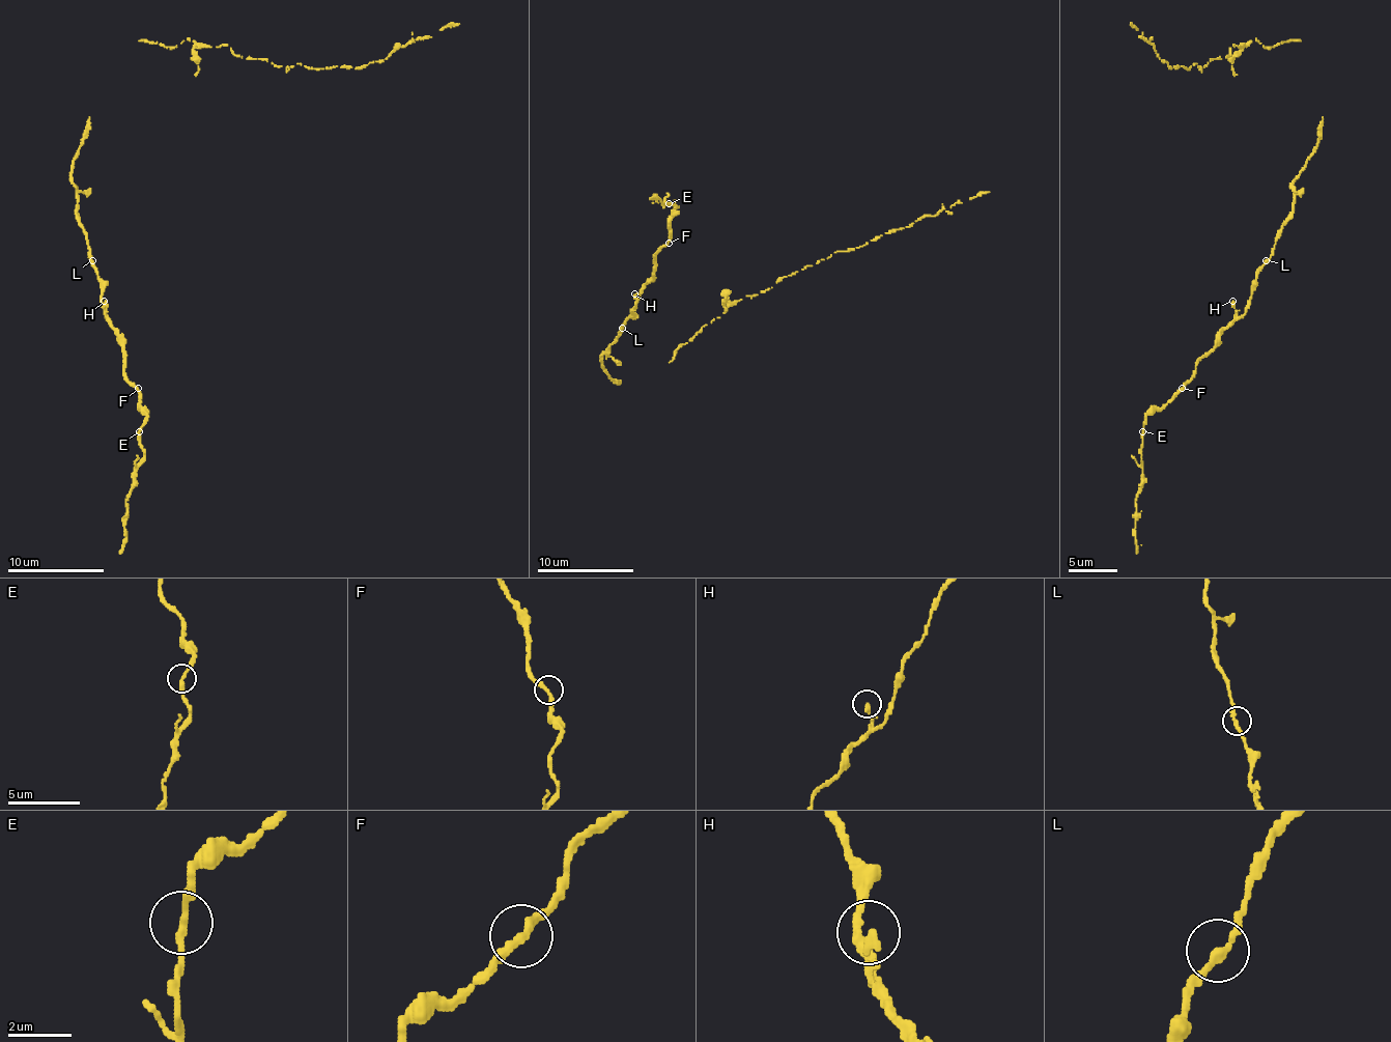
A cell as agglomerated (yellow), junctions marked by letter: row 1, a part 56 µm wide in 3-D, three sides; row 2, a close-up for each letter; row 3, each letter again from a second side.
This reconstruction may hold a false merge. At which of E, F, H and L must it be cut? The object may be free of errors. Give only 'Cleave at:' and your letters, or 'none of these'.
Cleave at: none of these

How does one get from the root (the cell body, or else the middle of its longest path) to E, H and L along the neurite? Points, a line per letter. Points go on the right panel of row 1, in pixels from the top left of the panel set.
E: (1319, 127), (1293, 182), (1293, 217), (1256, 275), (1249, 308), (1145, 417), (1143, 431)
H: (1319, 127), (1312, 156), (1293, 182), (1293, 217), (1256, 275), (1249, 308), (1240, 315), (1232, 301)
L: (1319, 127), (1319, 139), (1312, 156), (1293, 182), (1293, 217), (1283, 226), (1273, 253), (1266, 260)

